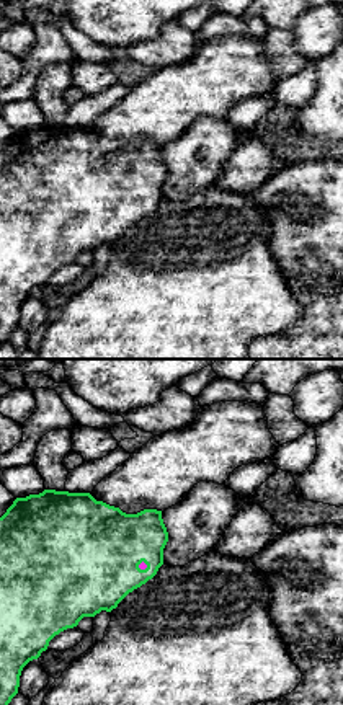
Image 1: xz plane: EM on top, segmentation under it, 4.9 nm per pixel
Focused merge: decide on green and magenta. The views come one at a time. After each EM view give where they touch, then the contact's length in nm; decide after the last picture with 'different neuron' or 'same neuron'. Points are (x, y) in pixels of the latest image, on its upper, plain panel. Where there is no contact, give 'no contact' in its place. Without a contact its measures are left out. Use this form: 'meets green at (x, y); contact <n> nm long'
meets green at (139, 198); contact 60 nm long

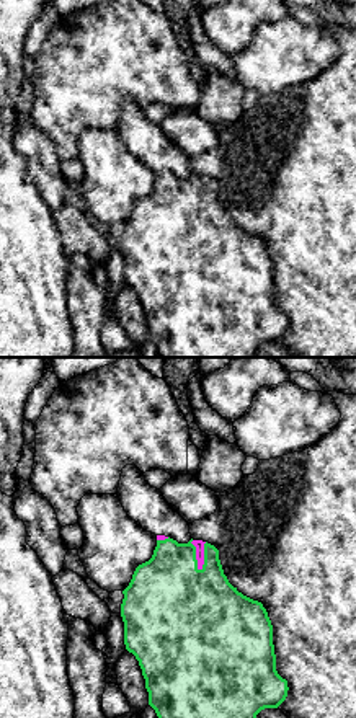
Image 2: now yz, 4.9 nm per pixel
meets green at (195, 190); contact 160 nm long

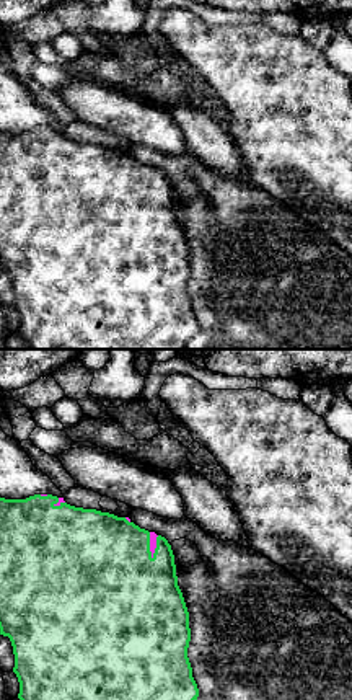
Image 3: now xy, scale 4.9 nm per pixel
meets green at (149, 180); contact 140 nm long

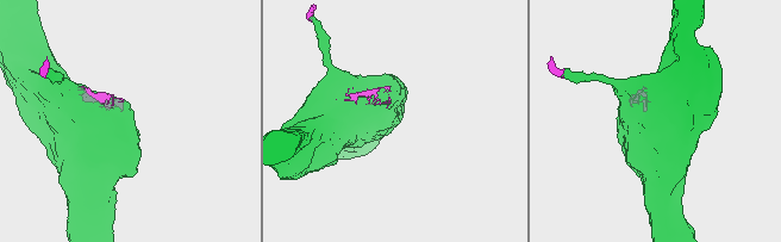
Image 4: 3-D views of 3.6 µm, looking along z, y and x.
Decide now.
same neuron

